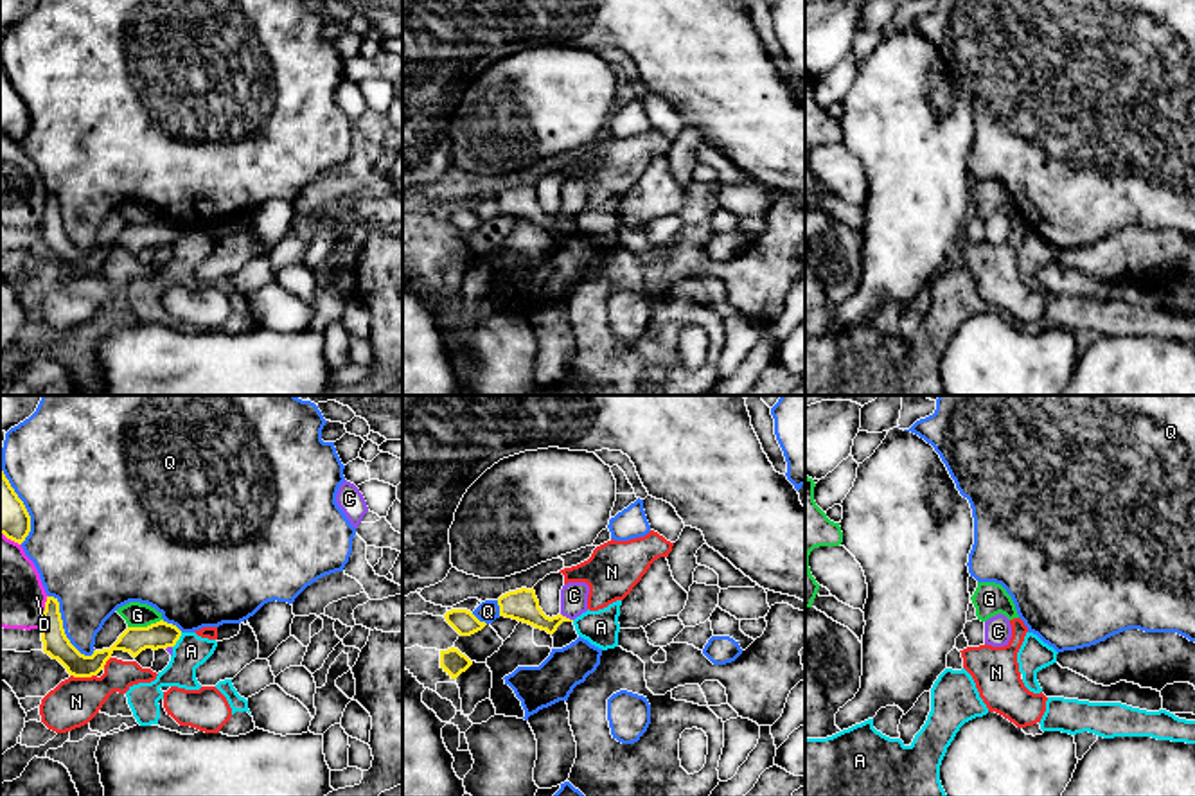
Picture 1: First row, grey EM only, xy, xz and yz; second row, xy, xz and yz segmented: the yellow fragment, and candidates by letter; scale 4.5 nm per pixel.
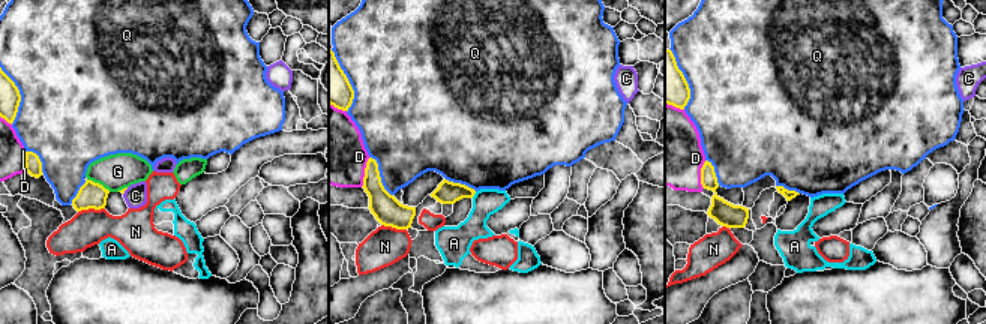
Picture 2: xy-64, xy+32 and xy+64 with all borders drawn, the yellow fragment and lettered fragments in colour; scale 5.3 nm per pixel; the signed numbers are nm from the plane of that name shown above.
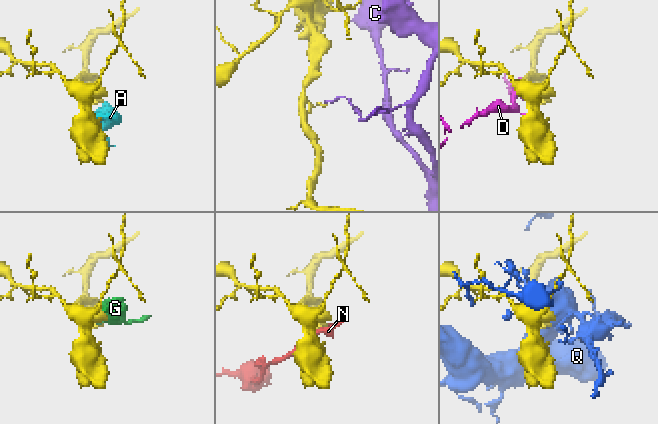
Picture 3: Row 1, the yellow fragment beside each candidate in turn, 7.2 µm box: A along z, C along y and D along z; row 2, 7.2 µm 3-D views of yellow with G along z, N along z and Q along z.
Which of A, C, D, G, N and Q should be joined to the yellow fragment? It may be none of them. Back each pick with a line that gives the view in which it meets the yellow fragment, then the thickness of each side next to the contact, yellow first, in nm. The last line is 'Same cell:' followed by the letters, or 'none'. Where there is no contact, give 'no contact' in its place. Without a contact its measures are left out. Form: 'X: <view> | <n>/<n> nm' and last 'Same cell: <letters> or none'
Same cell: none

